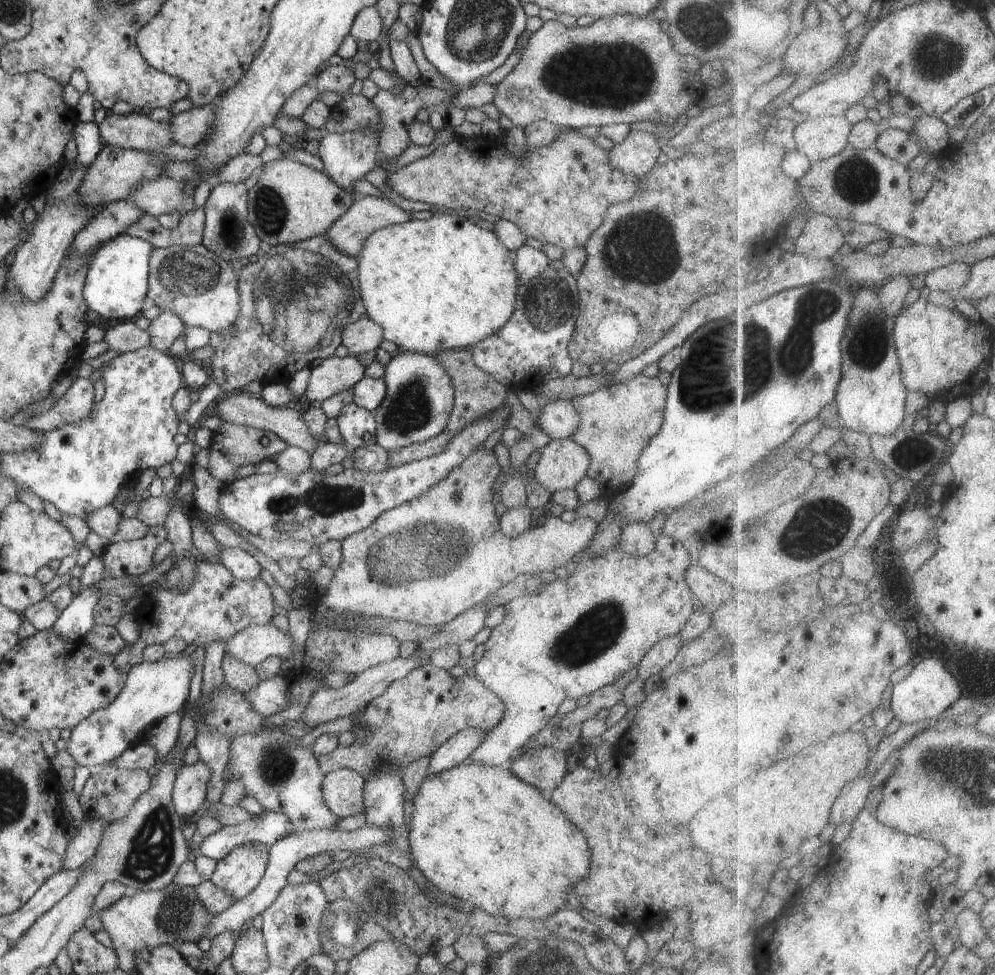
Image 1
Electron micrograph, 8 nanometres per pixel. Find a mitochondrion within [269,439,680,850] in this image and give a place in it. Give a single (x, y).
(437, 552)

